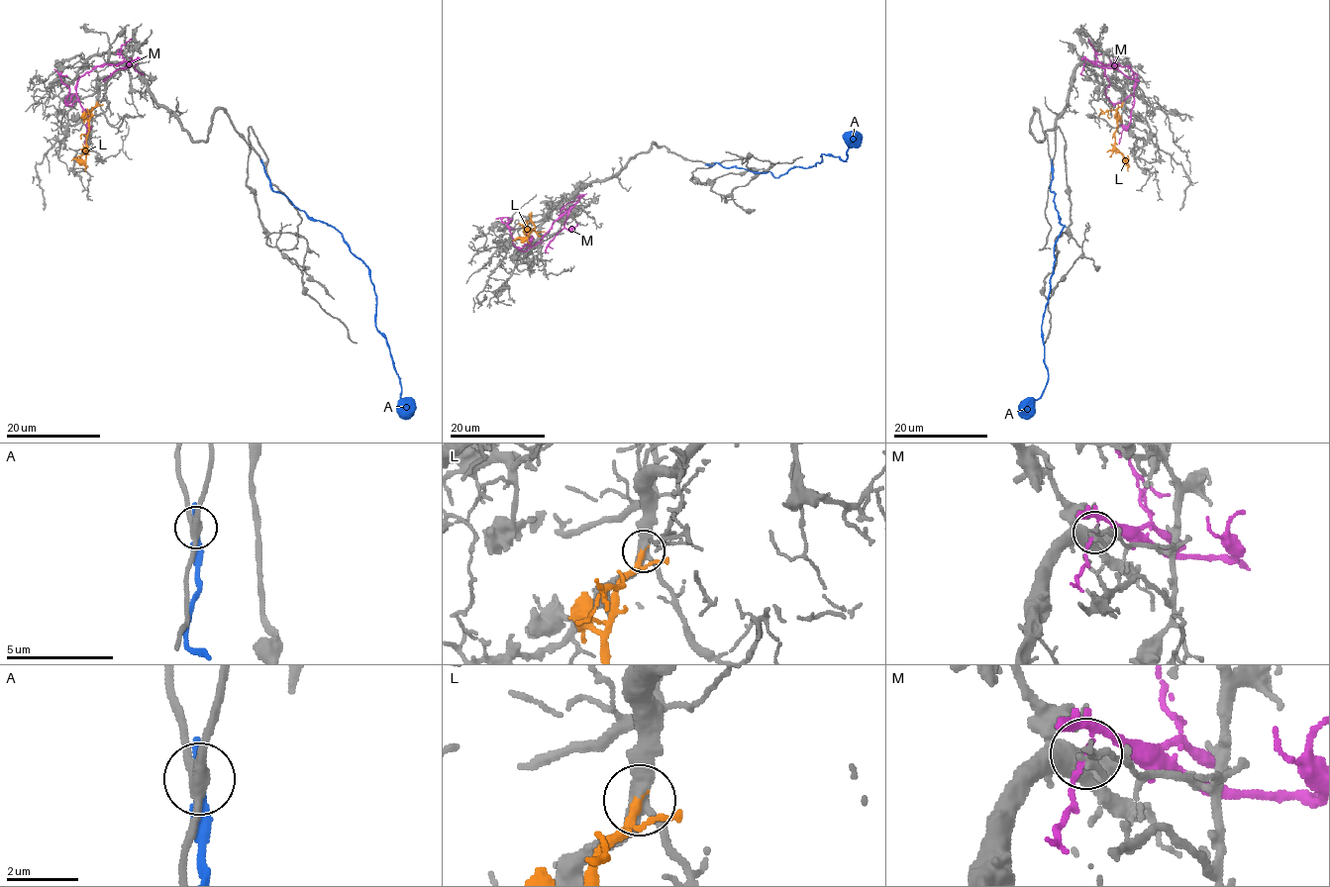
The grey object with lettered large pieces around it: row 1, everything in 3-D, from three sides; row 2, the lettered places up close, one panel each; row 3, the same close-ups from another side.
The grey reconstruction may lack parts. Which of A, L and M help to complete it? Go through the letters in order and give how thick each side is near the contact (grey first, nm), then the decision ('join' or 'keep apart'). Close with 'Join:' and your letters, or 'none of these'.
A: 340 nm thick on the grey side, 280 nm on the other; keep apart
L: 280 nm thick on the grey side, 240 nm on the other; join
M: 160 nm thick on the grey side, 130 nm on the other; keep apart
Join: L

